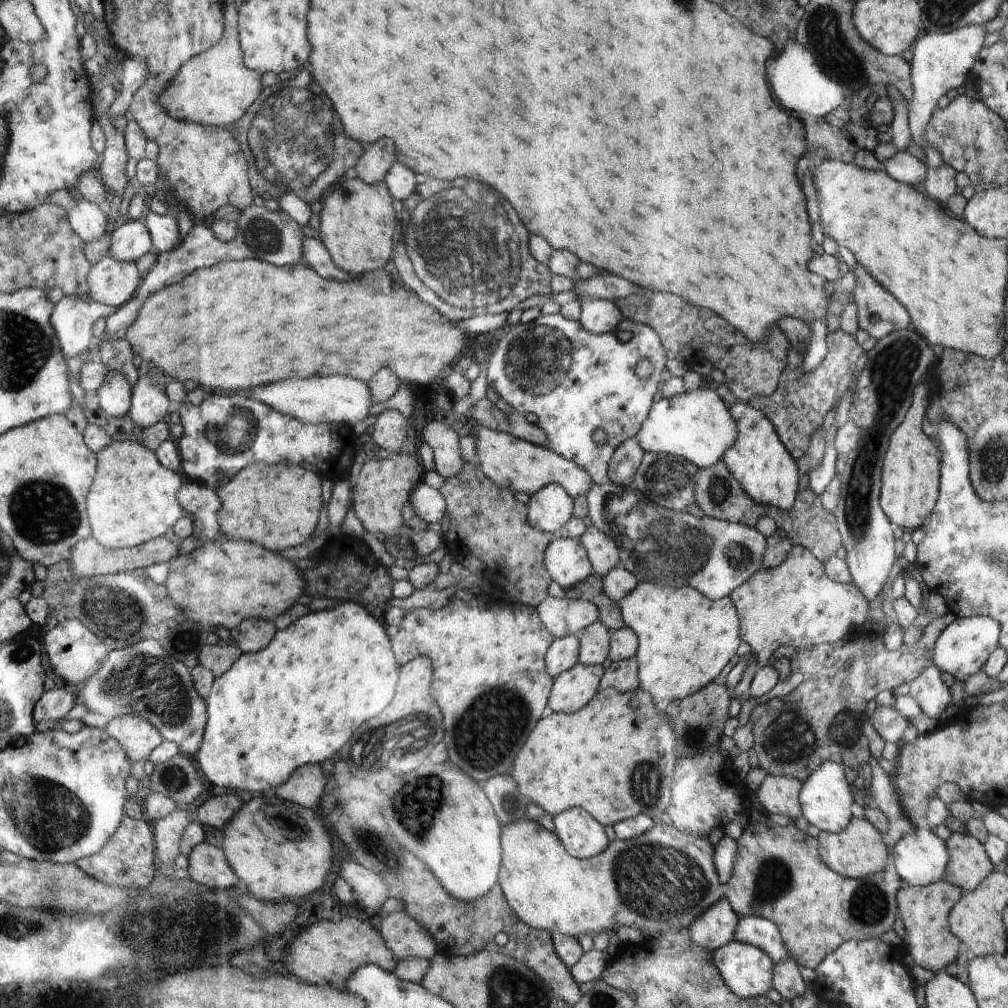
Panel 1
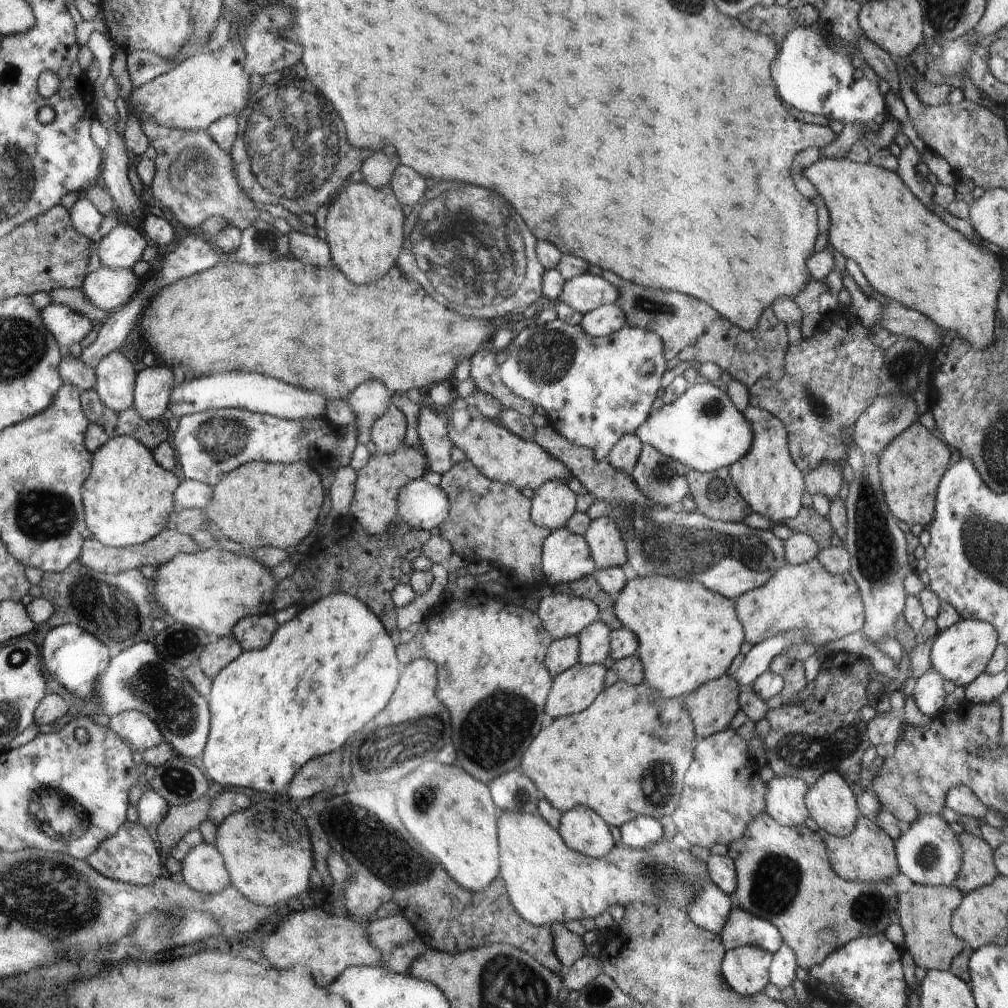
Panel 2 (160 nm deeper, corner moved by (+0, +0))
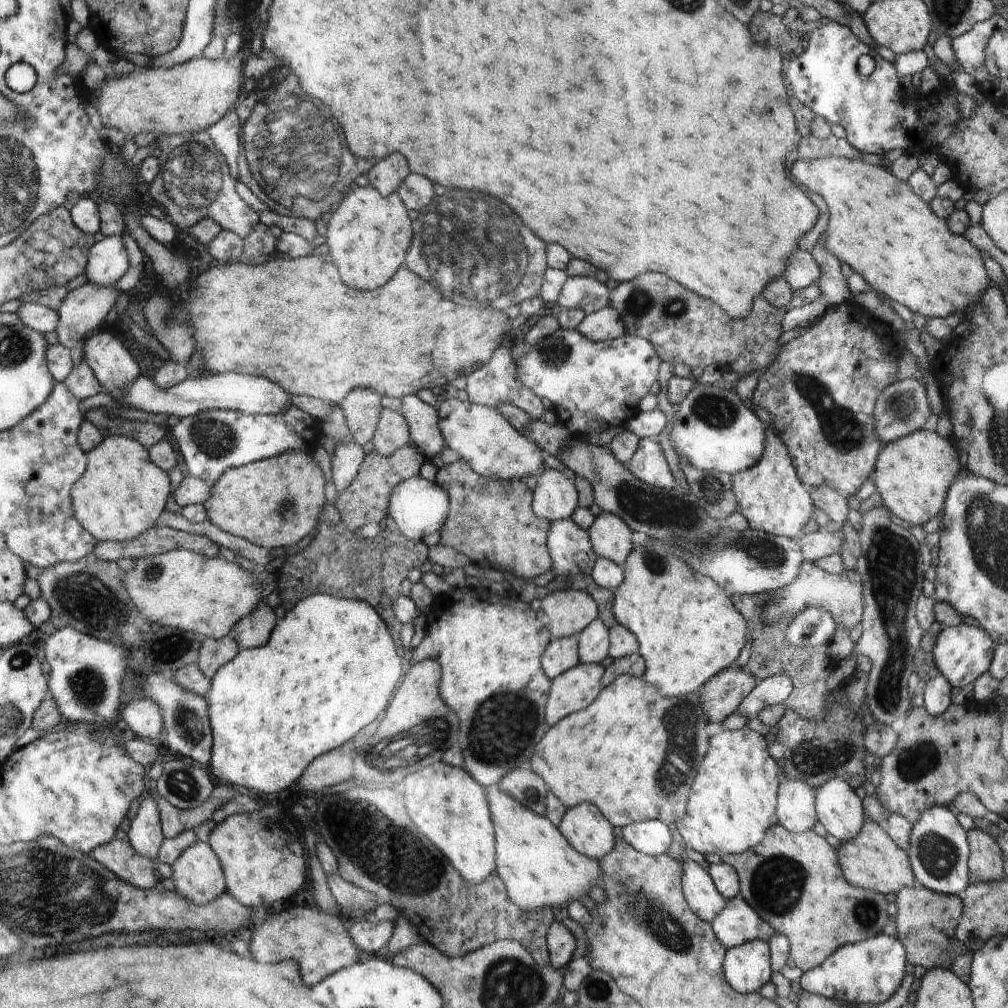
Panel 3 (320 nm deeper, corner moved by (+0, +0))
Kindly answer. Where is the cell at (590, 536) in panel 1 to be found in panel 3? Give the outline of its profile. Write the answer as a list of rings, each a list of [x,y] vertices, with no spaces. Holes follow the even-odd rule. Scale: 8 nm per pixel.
[[[603,511],[595,517],[588,532],[598,557],[607,558],[621,567],[624,566],[633,548],[630,542],[632,532],[623,518]]]

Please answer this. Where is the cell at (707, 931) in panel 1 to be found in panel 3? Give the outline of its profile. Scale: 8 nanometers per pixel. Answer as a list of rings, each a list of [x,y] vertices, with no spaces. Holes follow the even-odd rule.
[[[683,856],[676,860],[683,863],[683,893],[689,906],[701,919],[711,923],[722,912],[727,899],[719,893],[714,879],[699,863]]]

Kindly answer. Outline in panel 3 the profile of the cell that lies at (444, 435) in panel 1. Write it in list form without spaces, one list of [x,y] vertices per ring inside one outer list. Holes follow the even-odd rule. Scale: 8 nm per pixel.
[[[417,394],[402,399],[401,411],[408,426],[411,426],[413,444],[419,446],[424,456],[430,460],[439,455],[446,444],[439,429],[438,411],[424,403]]]

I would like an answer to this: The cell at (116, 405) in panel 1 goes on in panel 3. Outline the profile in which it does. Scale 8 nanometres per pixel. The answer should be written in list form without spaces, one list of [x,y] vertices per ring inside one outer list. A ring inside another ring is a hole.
[[[100,329],[84,338],[82,345],[83,361],[93,370],[96,380],[104,388],[104,392],[110,394],[112,398],[119,397],[120,393],[140,375],[138,363],[132,359],[128,350],[109,332],[102,332]]]

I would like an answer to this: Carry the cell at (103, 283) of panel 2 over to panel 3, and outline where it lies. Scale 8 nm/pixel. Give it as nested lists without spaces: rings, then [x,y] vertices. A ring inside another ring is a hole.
[[[88,282],[77,289],[68,291],[66,298],[56,310],[59,316],[59,323],[55,328],[58,342],[69,349],[82,344],[84,338],[96,332],[102,324],[105,324],[106,314],[114,308],[115,302],[120,301],[122,296],[124,294],[117,291],[115,286],[97,287]]]

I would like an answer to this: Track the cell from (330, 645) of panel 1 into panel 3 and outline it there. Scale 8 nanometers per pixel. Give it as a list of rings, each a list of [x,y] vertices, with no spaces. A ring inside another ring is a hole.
[[[314,594],[304,600],[300,600],[292,610],[286,611],[286,616],[275,626],[276,634],[272,634],[268,646],[254,647],[251,649],[240,649],[239,653],[223,664],[212,677],[211,687],[206,696],[207,705],[210,707],[210,723],[213,732],[214,746],[212,758],[206,765],[208,772],[216,780],[228,785],[240,785],[248,788],[256,788],[258,792],[274,793],[288,788],[294,784],[306,772],[311,762],[316,757],[322,756],[332,748],[338,748],[346,740],[350,740],[354,734],[358,734],[364,726],[368,726],[372,720],[385,712],[384,708],[392,700],[392,694],[402,678],[400,670],[400,658],[394,648],[394,640],[390,636],[384,619],[368,604],[360,599],[341,599],[328,594]]]

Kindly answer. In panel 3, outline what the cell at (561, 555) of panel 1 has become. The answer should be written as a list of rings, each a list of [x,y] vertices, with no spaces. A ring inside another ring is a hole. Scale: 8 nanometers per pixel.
[[[572,517],[554,521],[547,532],[547,547],[551,559],[555,562],[553,569],[558,574],[591,574],[598,554],[592,546],[588,530],[584,530]]]

